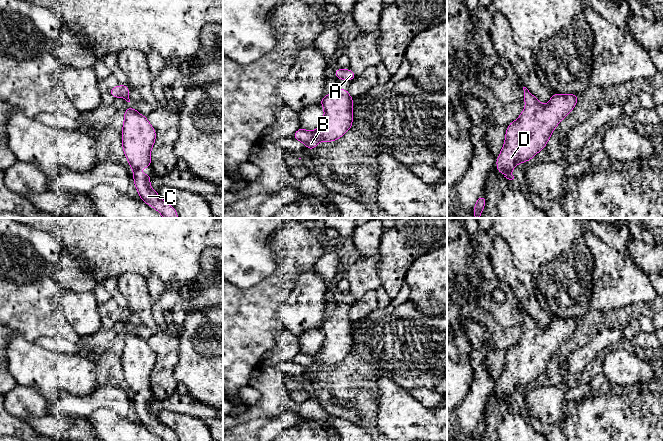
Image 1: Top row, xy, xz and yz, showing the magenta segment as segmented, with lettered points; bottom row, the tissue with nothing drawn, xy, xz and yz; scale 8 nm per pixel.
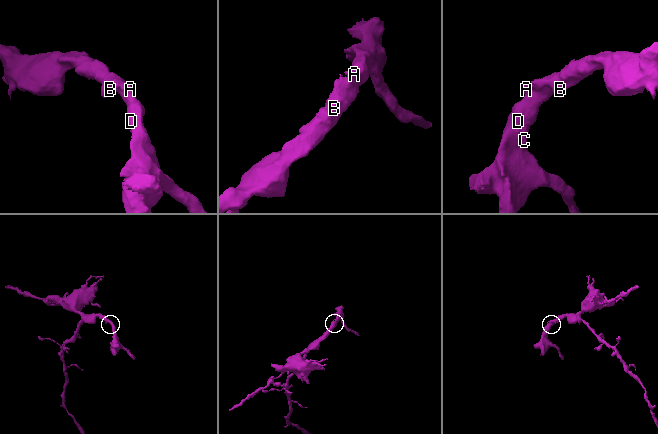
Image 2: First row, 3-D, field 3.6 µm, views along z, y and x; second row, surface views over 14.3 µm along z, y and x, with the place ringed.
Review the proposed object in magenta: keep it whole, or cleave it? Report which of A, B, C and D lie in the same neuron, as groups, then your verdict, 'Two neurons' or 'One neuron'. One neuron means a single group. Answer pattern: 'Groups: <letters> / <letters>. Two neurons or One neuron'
Groups: A B C D. One neuron

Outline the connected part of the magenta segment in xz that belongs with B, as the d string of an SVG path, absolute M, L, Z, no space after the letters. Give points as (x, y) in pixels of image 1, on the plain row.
M334 313L331 318L324 319L319 329L324 331L324 341L318 352L313 356L299 352L293 358L309 374L319 366L339 363L352 352L353 322L347 313Z

